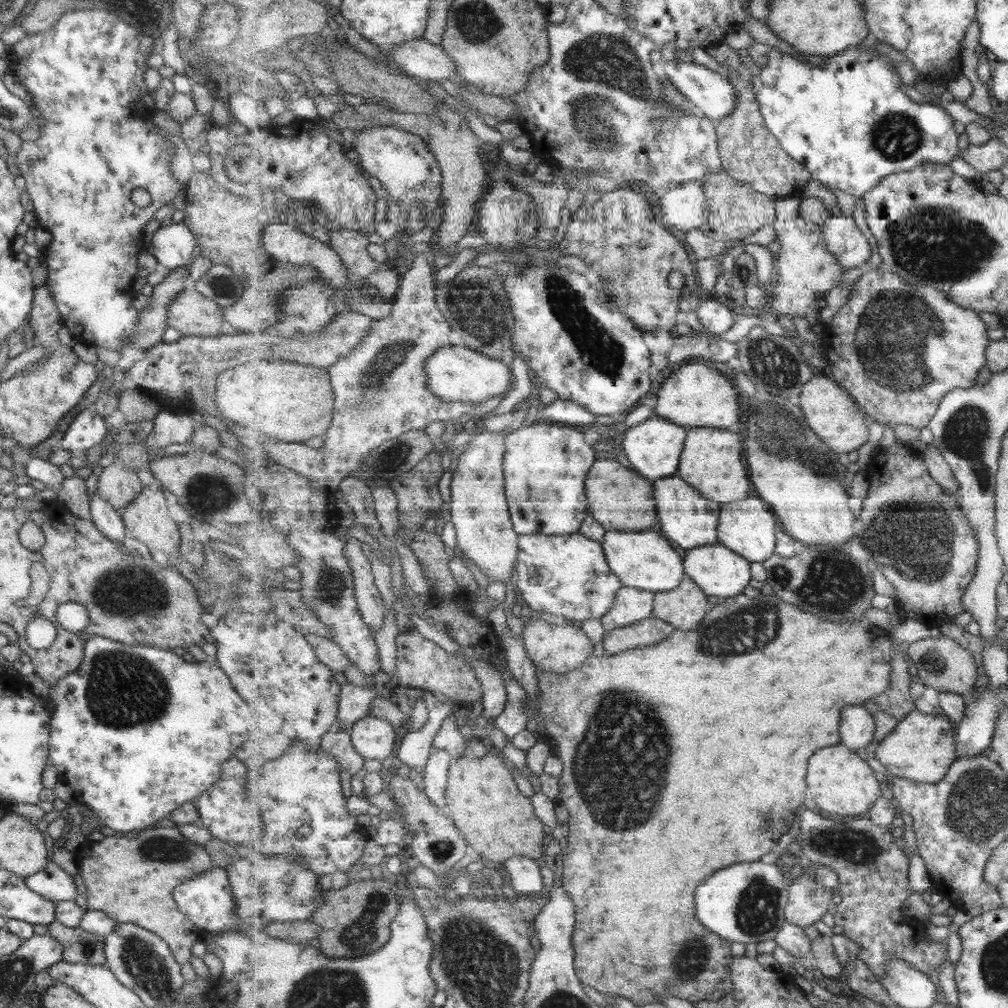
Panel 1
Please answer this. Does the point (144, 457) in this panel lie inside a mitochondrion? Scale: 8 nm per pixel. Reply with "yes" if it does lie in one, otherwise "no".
no

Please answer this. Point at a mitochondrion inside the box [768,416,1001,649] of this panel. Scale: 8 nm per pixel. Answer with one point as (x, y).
(919, 543)

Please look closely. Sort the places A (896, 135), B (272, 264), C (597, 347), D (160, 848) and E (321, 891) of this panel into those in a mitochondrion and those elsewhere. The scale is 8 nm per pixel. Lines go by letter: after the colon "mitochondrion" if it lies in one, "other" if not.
A: mitochondrion
B: other
C: mitochondrion
D: mitochondrion
E: other

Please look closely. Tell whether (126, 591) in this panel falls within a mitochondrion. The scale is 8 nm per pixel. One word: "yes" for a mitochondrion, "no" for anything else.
yes

